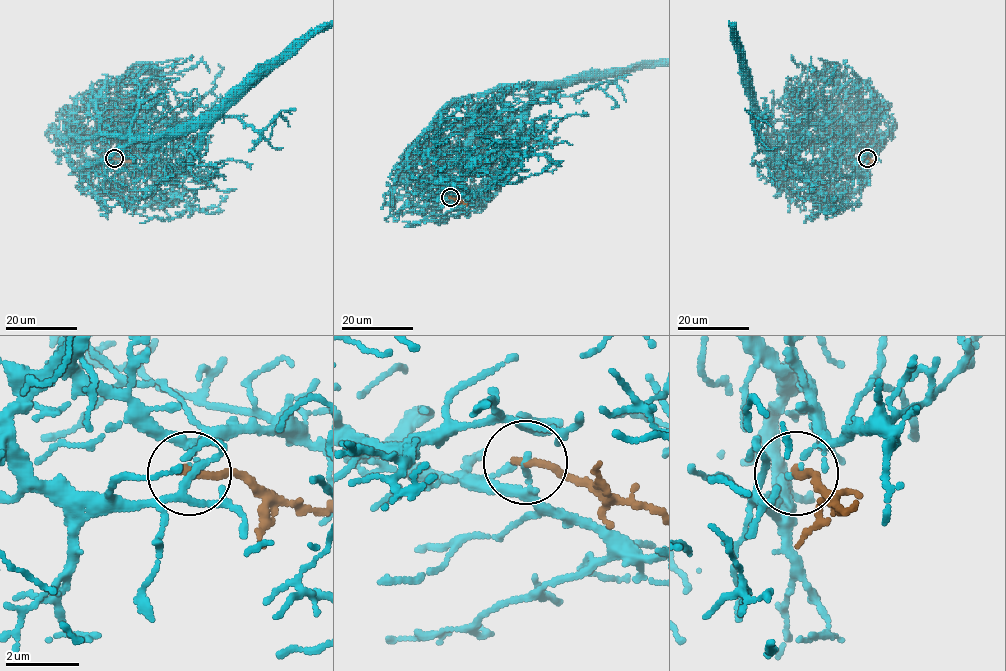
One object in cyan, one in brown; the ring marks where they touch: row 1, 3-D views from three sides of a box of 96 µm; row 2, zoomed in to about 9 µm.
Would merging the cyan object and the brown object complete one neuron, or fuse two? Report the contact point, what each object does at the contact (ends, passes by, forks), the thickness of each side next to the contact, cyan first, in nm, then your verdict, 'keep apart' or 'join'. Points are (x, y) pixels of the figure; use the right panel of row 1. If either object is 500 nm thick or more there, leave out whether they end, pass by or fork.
place (867, 158); cyan forks; brown ends; calibres 80 and 240 nm; keep apart

